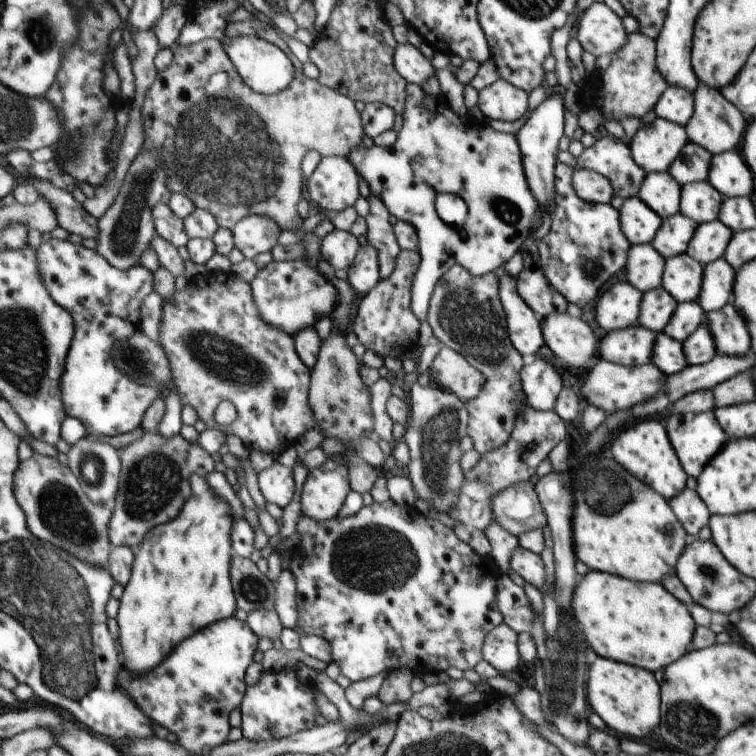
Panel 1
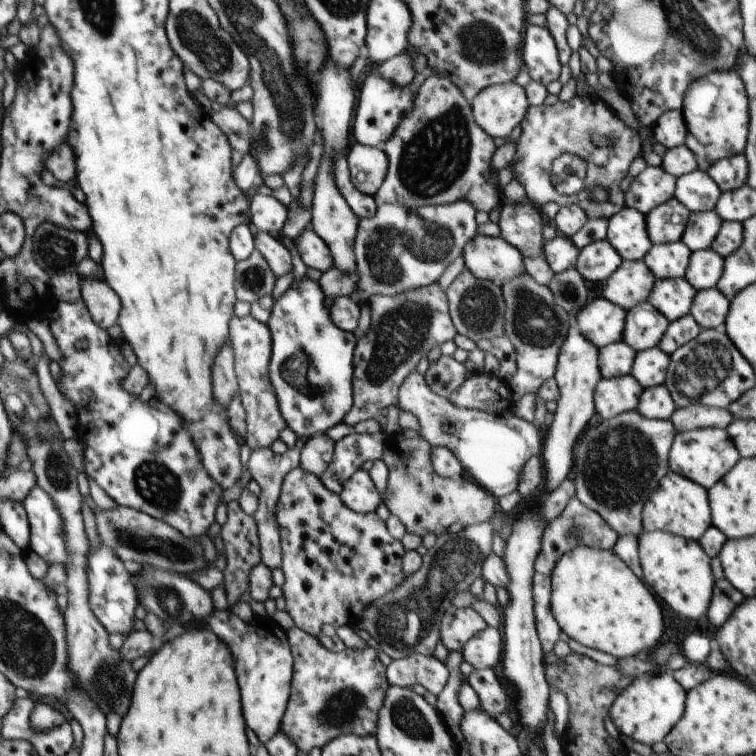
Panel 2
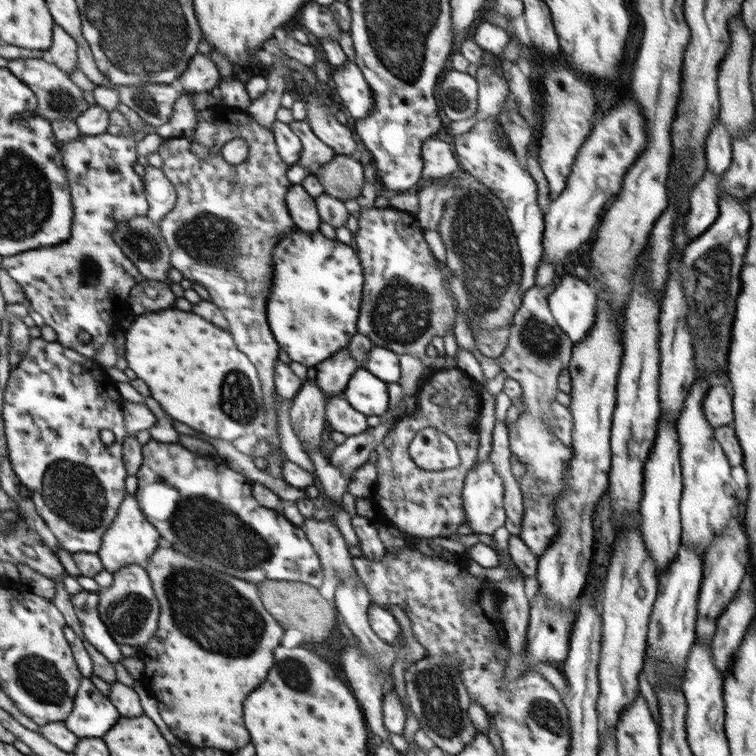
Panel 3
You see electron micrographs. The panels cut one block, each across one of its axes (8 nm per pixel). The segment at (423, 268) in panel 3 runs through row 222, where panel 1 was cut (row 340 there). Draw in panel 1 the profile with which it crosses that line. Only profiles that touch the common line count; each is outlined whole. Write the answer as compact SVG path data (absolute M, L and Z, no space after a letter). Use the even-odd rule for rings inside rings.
M399 250L391 274L380 279L371 290L356 299L349 327L353 328L356 340L366 350L381 357L388 356L403 361L411 350L418 347L420 322L410 309L411 278L418 265L419 256L416 251Z

